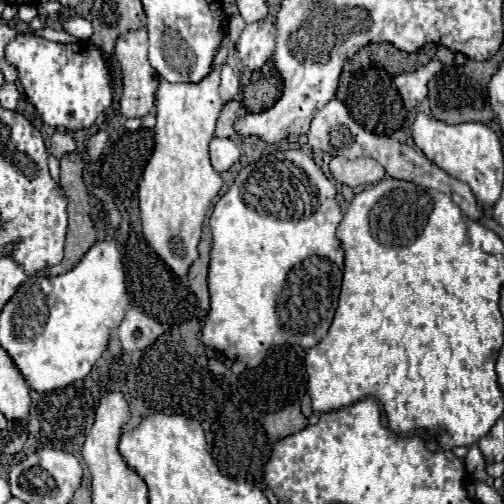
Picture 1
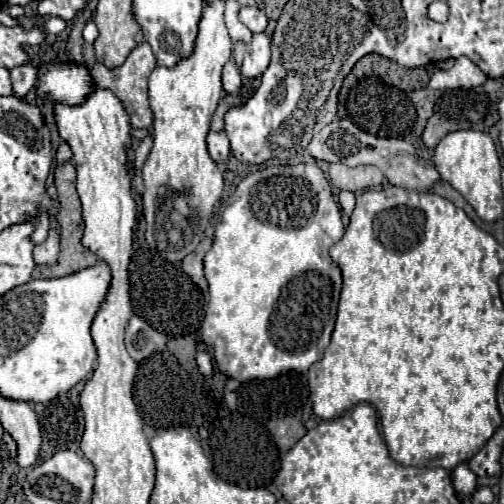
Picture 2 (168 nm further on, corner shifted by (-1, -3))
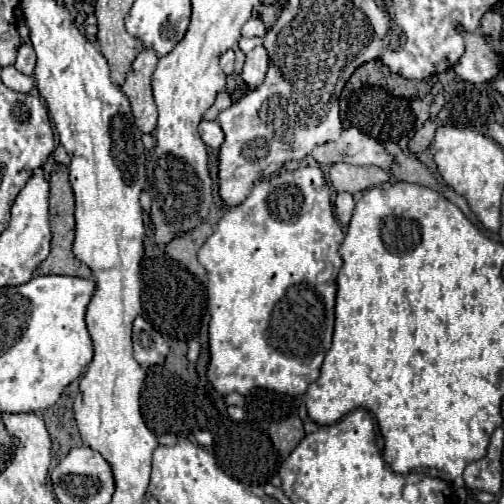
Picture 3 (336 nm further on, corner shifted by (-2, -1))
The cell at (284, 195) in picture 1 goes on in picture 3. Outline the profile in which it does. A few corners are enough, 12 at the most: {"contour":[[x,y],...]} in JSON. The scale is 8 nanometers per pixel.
{"contour":[[320,167],[280,171],[198,249],[208,381],[302,397],[344,233]]}

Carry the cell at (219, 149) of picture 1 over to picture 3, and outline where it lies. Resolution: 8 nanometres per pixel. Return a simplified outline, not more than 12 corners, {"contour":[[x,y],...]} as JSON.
{"contour":[[202,119],[198,125],[202,141],[218,149],[224,133],[216,121]]}

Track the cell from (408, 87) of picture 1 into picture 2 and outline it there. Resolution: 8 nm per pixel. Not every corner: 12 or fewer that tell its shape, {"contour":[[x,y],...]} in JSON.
{"contour":[[467,57],[437,69],[427,89],[477,87],[487,75]]}

